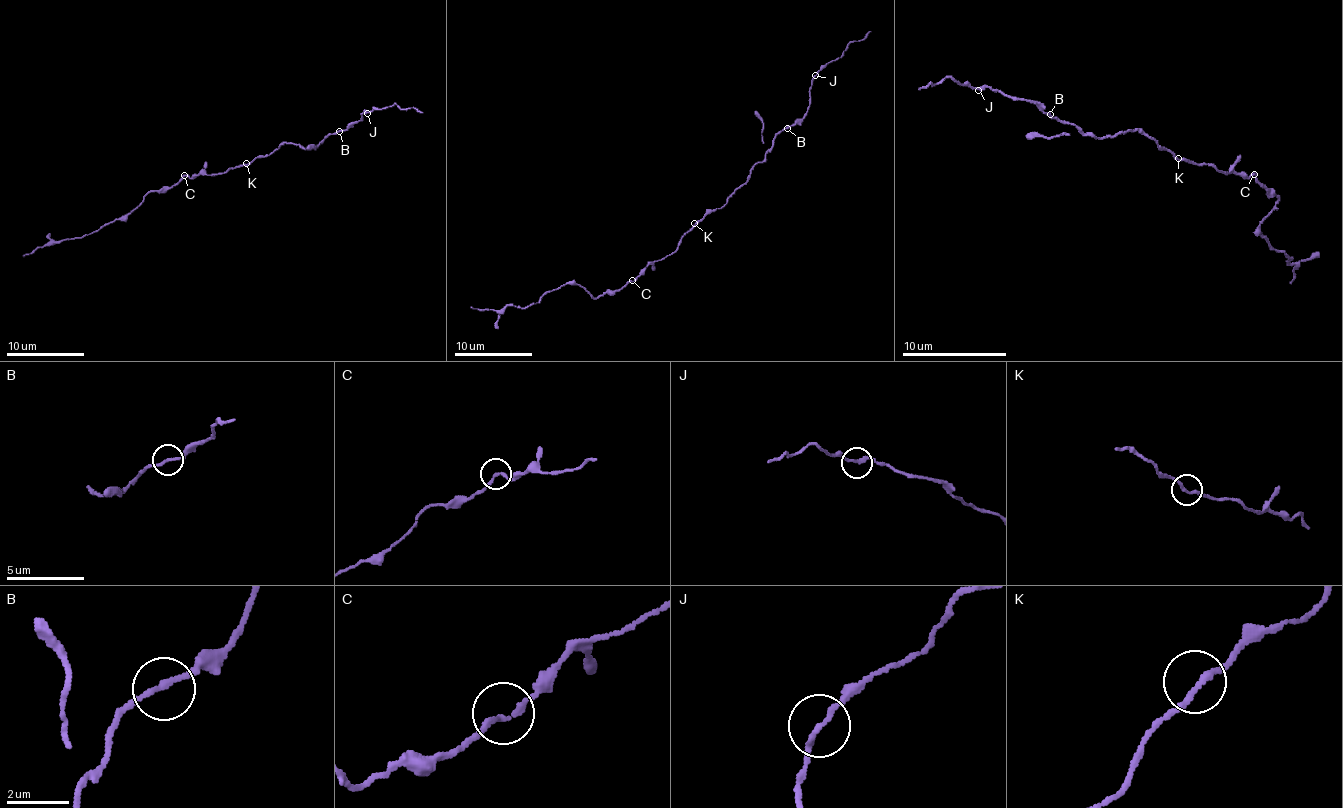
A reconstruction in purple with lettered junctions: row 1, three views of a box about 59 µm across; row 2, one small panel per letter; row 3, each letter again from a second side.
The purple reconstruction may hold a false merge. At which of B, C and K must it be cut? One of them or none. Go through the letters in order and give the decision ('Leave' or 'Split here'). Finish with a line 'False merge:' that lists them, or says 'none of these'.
B: Leave
C: Leave
K: Leave
False merge: none of these

